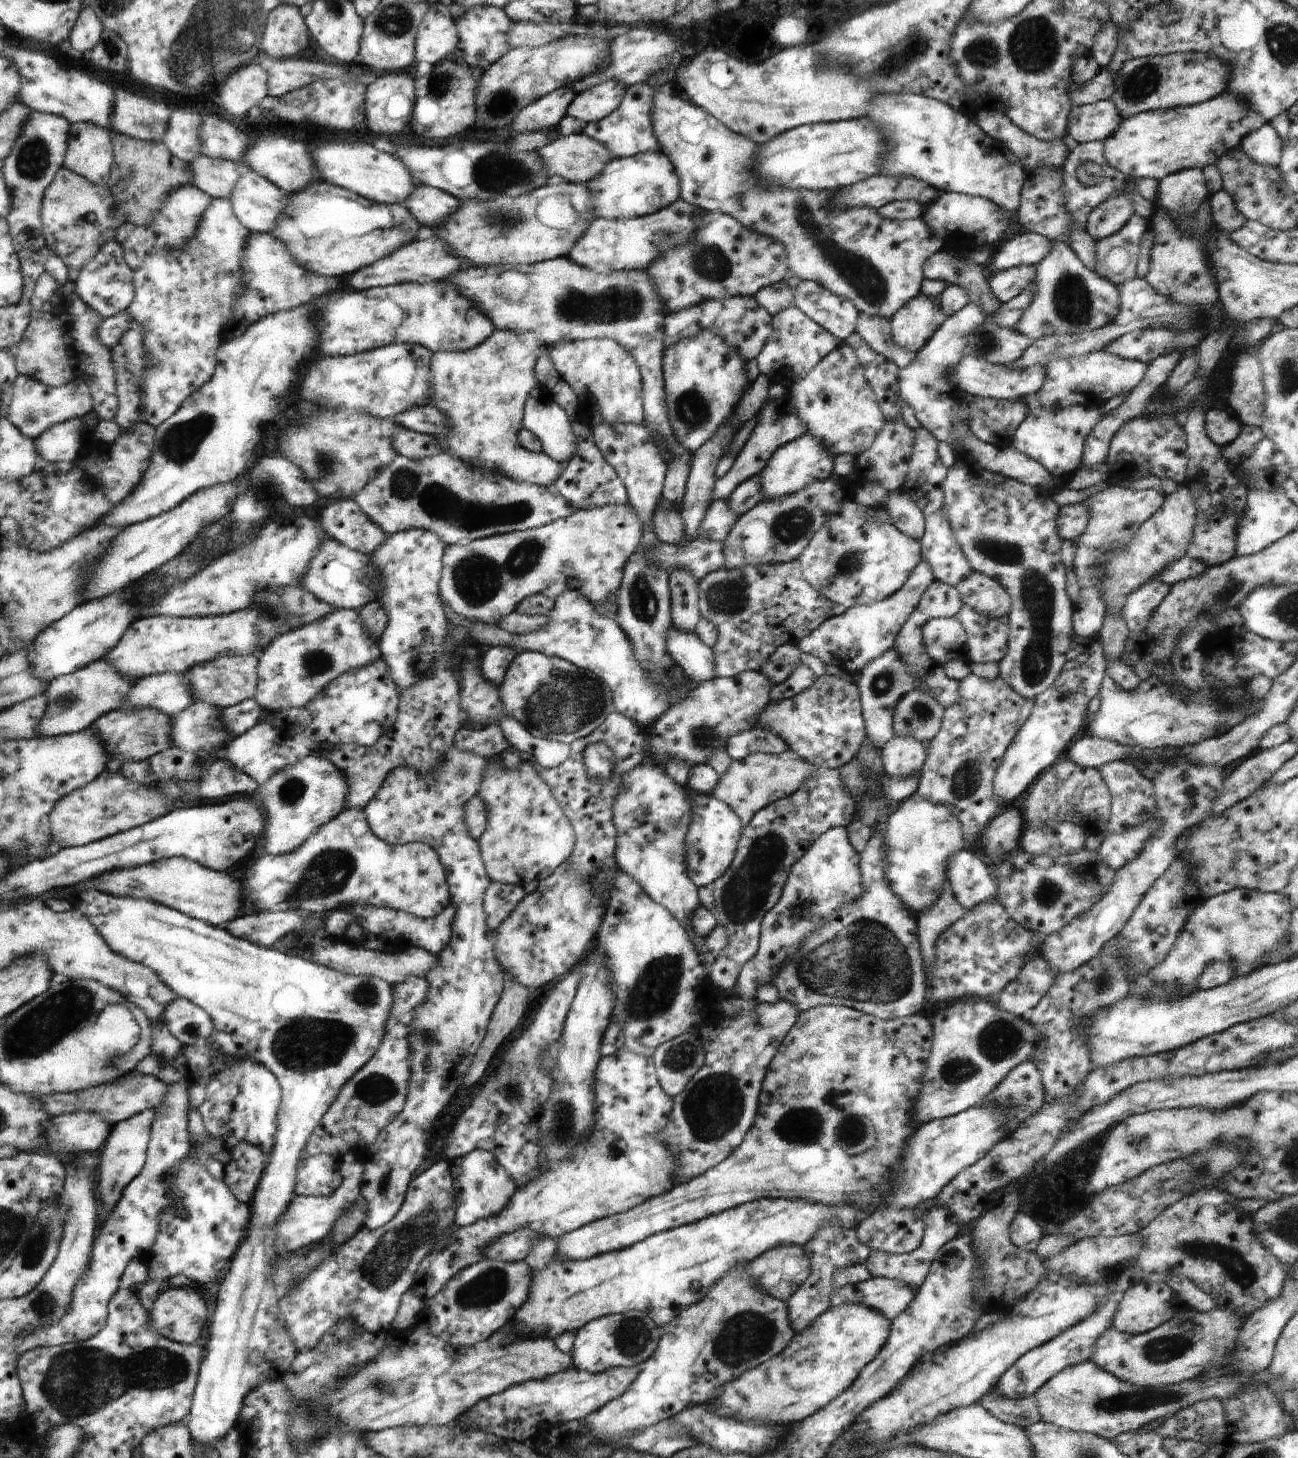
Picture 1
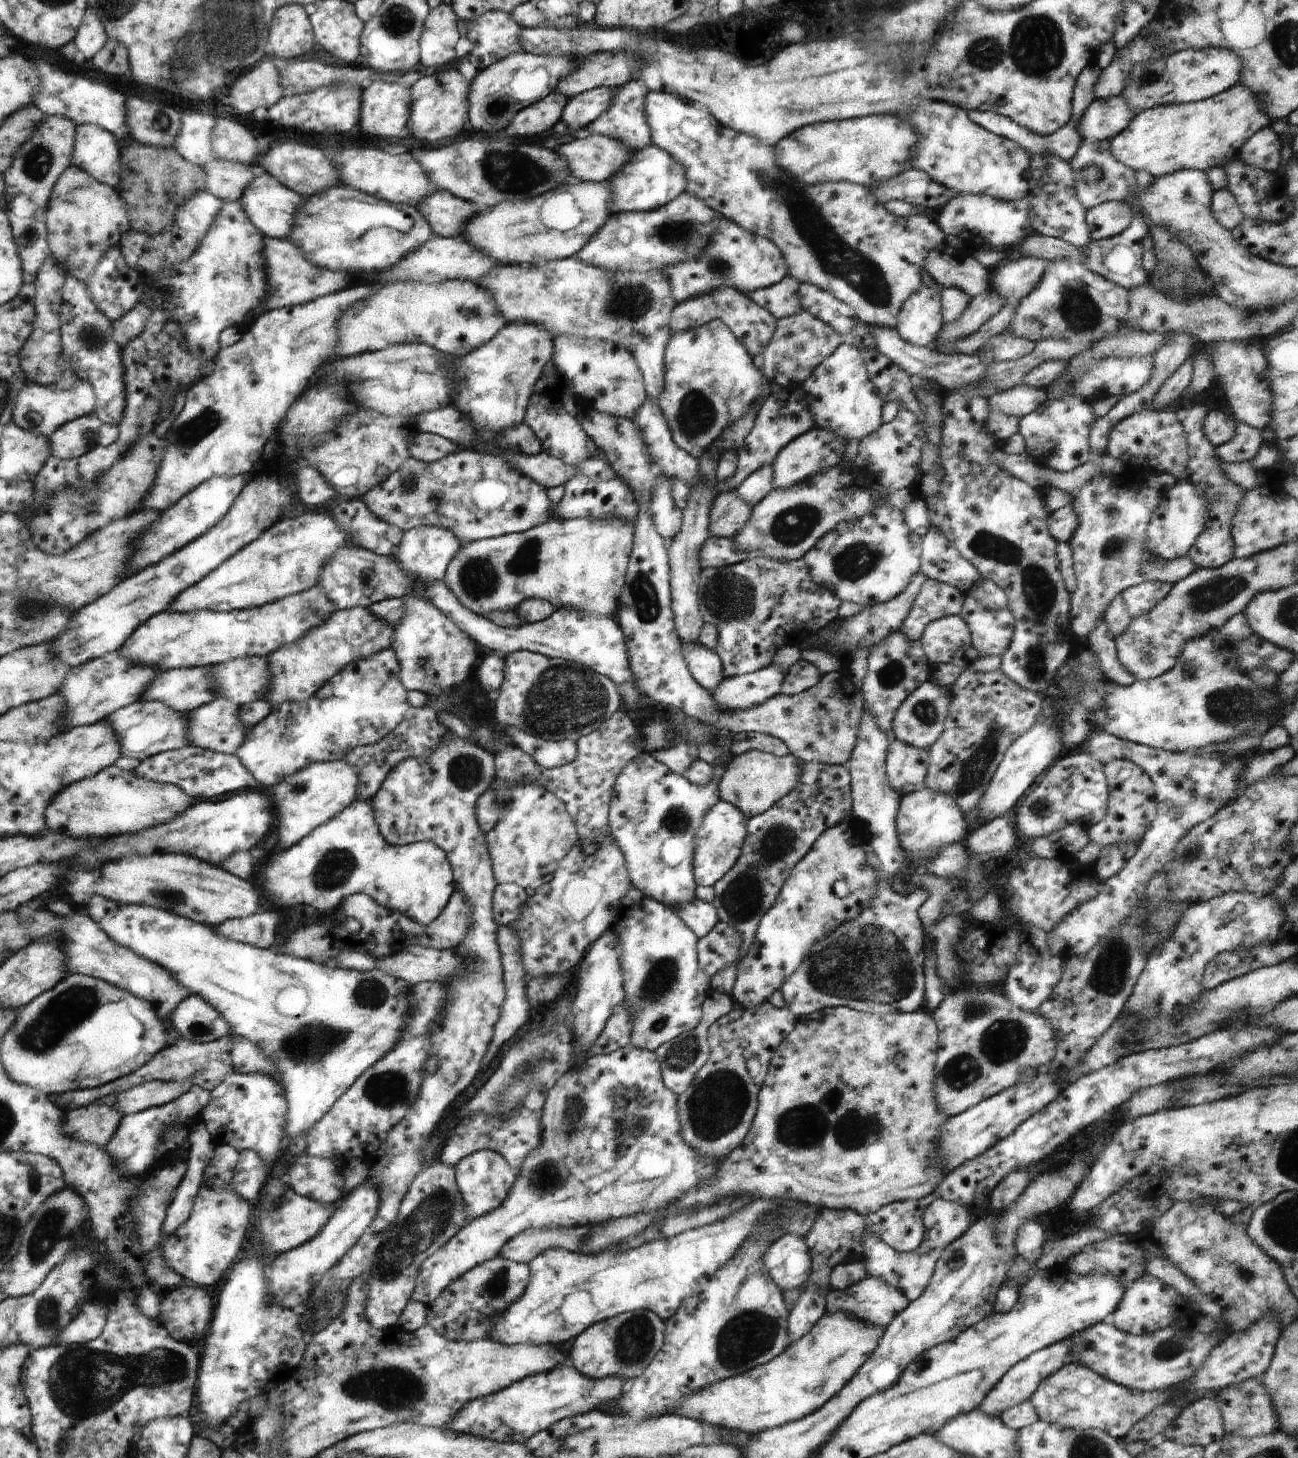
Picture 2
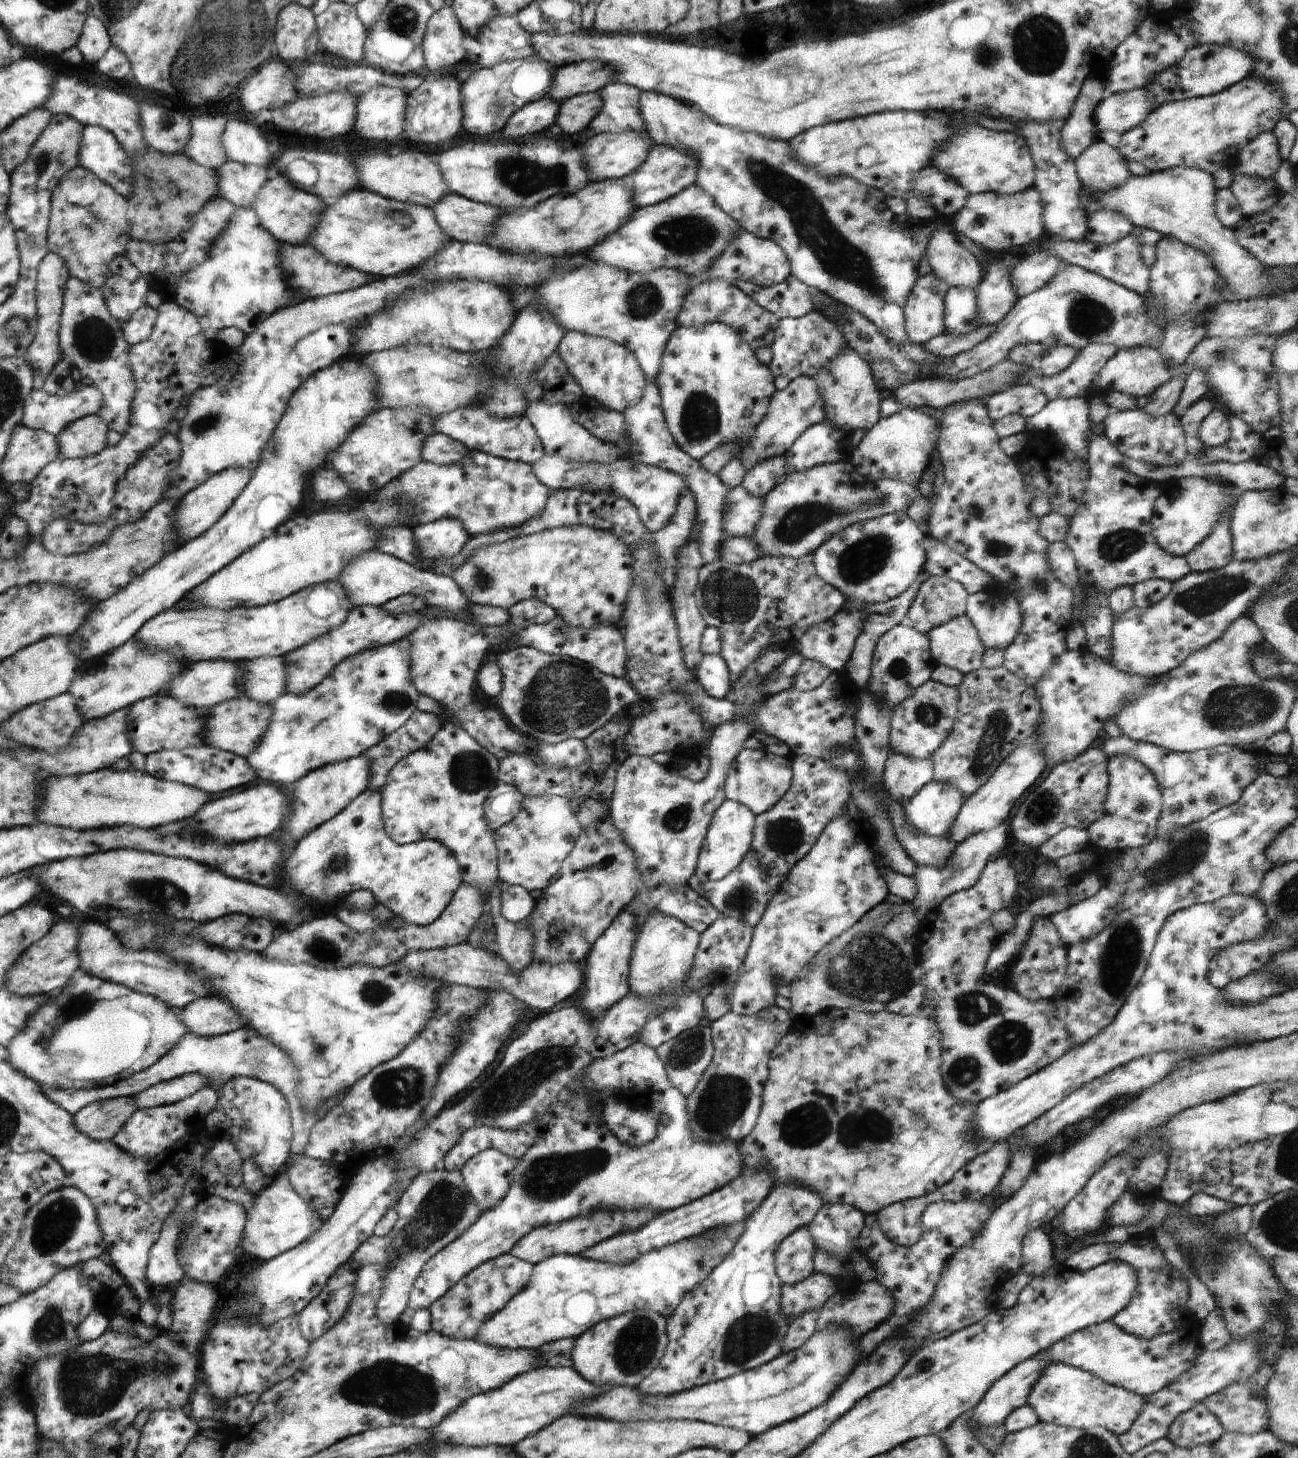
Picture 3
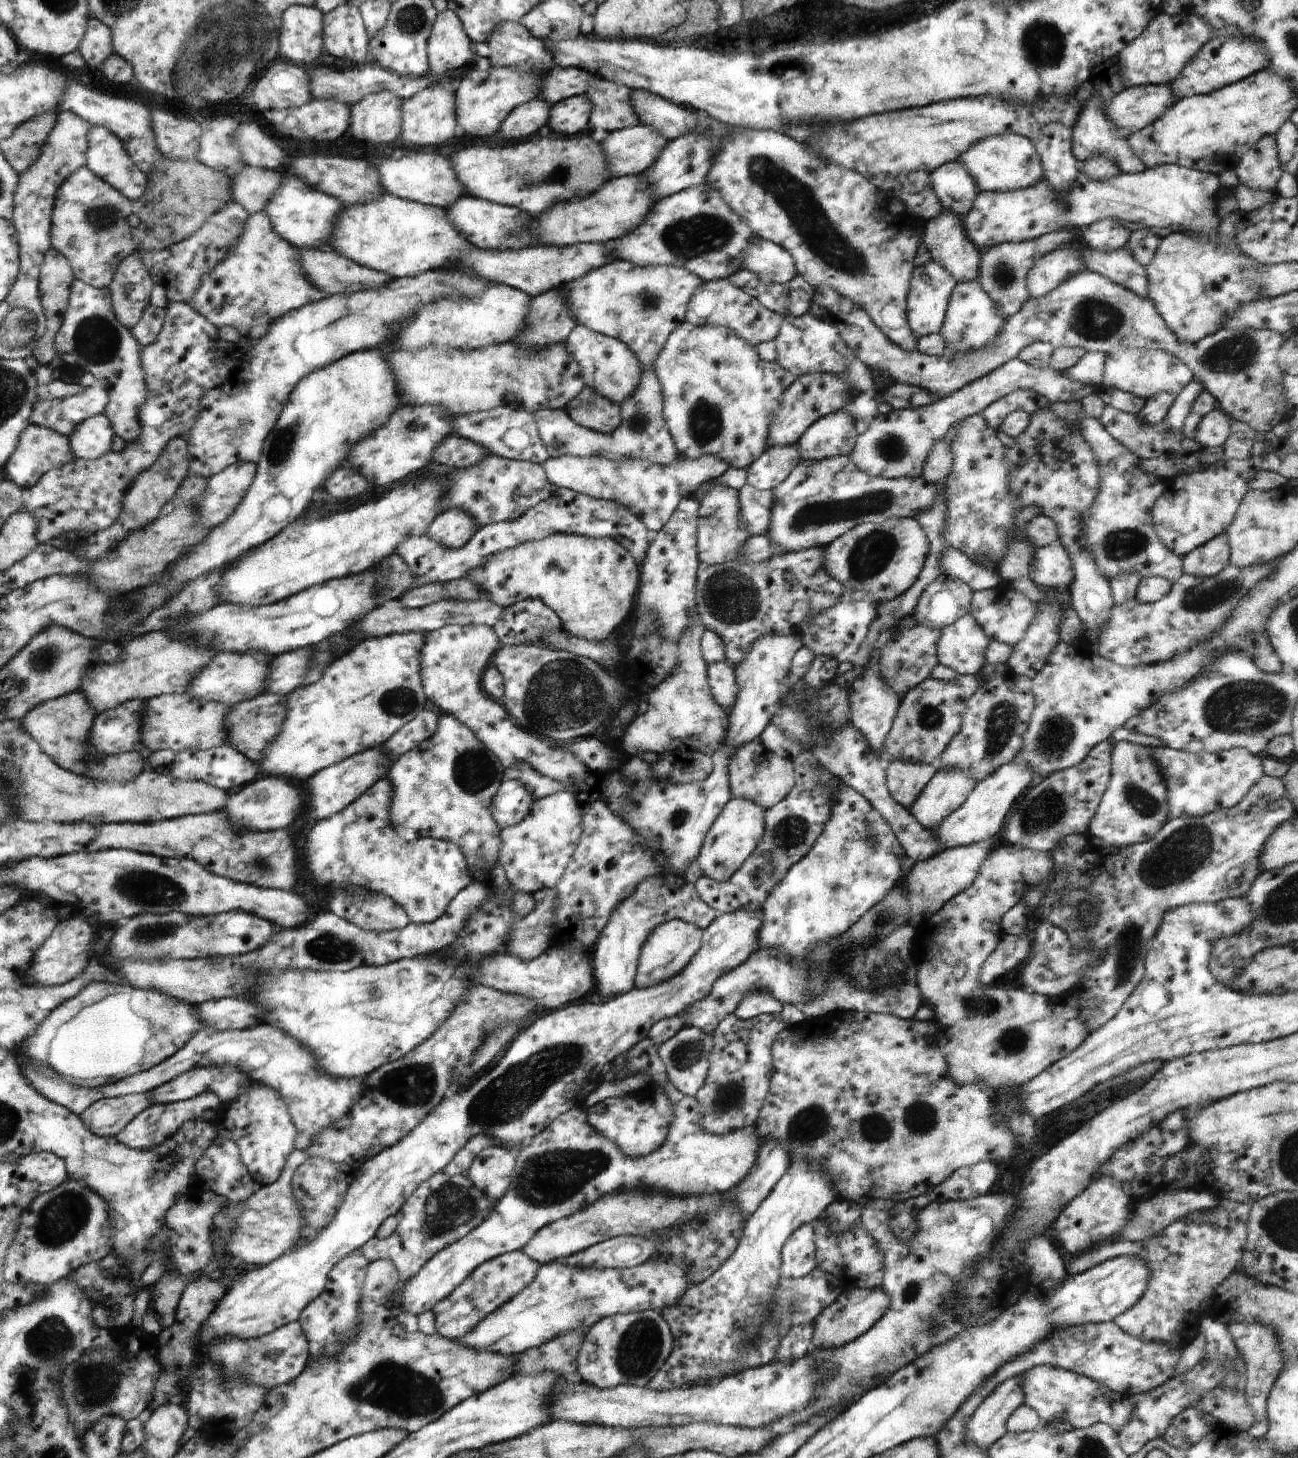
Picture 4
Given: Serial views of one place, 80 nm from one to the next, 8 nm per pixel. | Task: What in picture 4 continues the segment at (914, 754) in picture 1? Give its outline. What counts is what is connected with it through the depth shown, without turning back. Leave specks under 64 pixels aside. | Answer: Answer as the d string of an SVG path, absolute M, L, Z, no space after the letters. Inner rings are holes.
M914 760L892 761L885 769L887 787L892 798L909 809L936 774L937 764L924 764Z

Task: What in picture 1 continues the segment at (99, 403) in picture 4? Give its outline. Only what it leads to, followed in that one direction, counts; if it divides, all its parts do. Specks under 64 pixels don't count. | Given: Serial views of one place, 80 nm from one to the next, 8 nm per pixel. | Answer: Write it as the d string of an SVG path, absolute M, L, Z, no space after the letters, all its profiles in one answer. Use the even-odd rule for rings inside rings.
M20 375L14 386L14 396L8 407L6 418L19 428L21 433L37 439L55 424L70 419L79 419L94 410L94 396L86 381L70 381L63 387L49 387L32 377Z

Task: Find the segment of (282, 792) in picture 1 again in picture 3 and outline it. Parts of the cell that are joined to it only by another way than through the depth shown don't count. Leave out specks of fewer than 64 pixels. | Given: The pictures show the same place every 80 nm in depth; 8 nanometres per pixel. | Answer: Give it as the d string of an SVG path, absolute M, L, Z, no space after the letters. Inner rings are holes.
M358 755L339 763L317 768L300 779L298 783L292 783L290 790L294 796L294 802L292 802L292 820L288 820L288 828L292 830L294 838L298 840L327 820L334 819L366 791L371 784L372 762L368 755Z

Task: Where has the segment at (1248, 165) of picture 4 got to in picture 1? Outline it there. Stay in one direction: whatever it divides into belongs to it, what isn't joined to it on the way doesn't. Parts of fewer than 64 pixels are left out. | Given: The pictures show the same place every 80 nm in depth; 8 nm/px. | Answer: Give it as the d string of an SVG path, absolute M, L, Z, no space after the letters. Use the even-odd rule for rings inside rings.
M1270 122L1247 134L1240 146L1258 164L1277 168L1281 161L1282 139Z

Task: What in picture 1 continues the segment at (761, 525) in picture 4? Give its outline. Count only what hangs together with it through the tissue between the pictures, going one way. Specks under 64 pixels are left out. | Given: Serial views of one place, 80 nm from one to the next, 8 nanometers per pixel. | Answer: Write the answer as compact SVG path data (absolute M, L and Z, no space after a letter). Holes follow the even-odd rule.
M716 499L709 504L706 514L703 516L702 524L699 528L700 539L712 539L715 541L720 541L721 543L727 539L728 533L731 532L735 522L739 519L738 511L735 511L728 499Z

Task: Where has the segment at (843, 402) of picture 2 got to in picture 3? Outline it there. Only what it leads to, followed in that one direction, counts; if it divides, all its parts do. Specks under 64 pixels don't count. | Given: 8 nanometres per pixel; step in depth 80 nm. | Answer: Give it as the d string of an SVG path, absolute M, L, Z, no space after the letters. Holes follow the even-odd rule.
M846 346L843 352L833 358L814 378L825 398L826 421L830 421L852 434L858 428L866 432L881 419L880 403L882 399L879 389L875 386L870 365L850 347Z

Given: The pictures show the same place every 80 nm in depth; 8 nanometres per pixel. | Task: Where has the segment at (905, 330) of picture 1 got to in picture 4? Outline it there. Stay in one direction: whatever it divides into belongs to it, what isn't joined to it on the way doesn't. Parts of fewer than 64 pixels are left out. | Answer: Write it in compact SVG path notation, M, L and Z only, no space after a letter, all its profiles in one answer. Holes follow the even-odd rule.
M932 260L915 267L907 296L907 319L908 326L912 329L917 340L920 337L940 332L952 291L958 283L956 277L953 277L944 267L941 267L940 263Z

